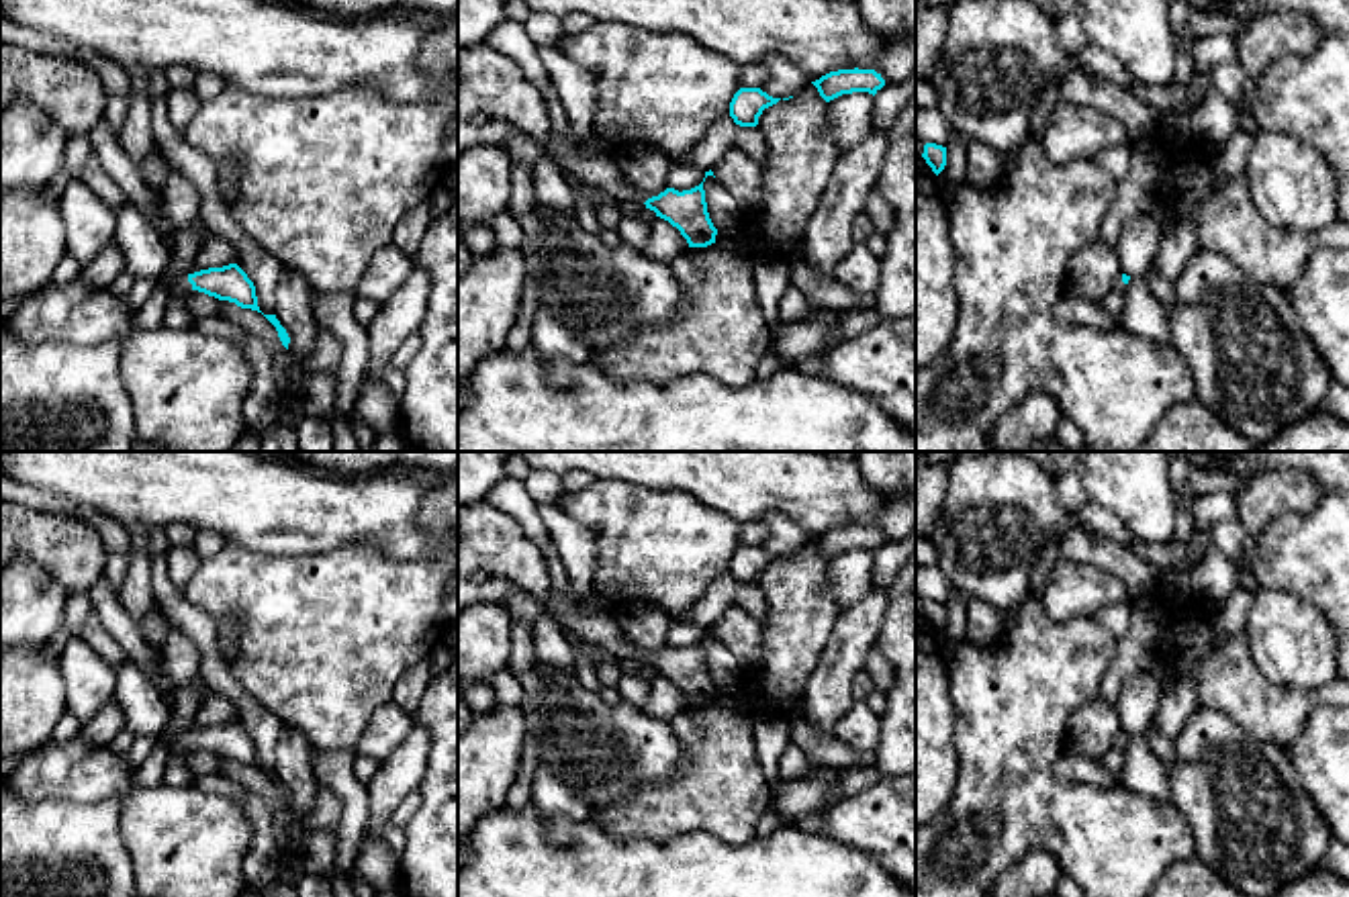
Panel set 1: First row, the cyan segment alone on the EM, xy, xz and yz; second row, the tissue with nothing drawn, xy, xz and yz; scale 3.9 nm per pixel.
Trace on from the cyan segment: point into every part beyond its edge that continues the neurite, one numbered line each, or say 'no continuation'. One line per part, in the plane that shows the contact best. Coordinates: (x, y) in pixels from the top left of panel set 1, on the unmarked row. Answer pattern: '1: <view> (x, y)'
1: xy (178, 742)

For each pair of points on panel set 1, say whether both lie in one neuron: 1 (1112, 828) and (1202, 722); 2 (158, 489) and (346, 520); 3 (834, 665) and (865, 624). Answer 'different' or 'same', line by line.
1: different
2: same
3: same

